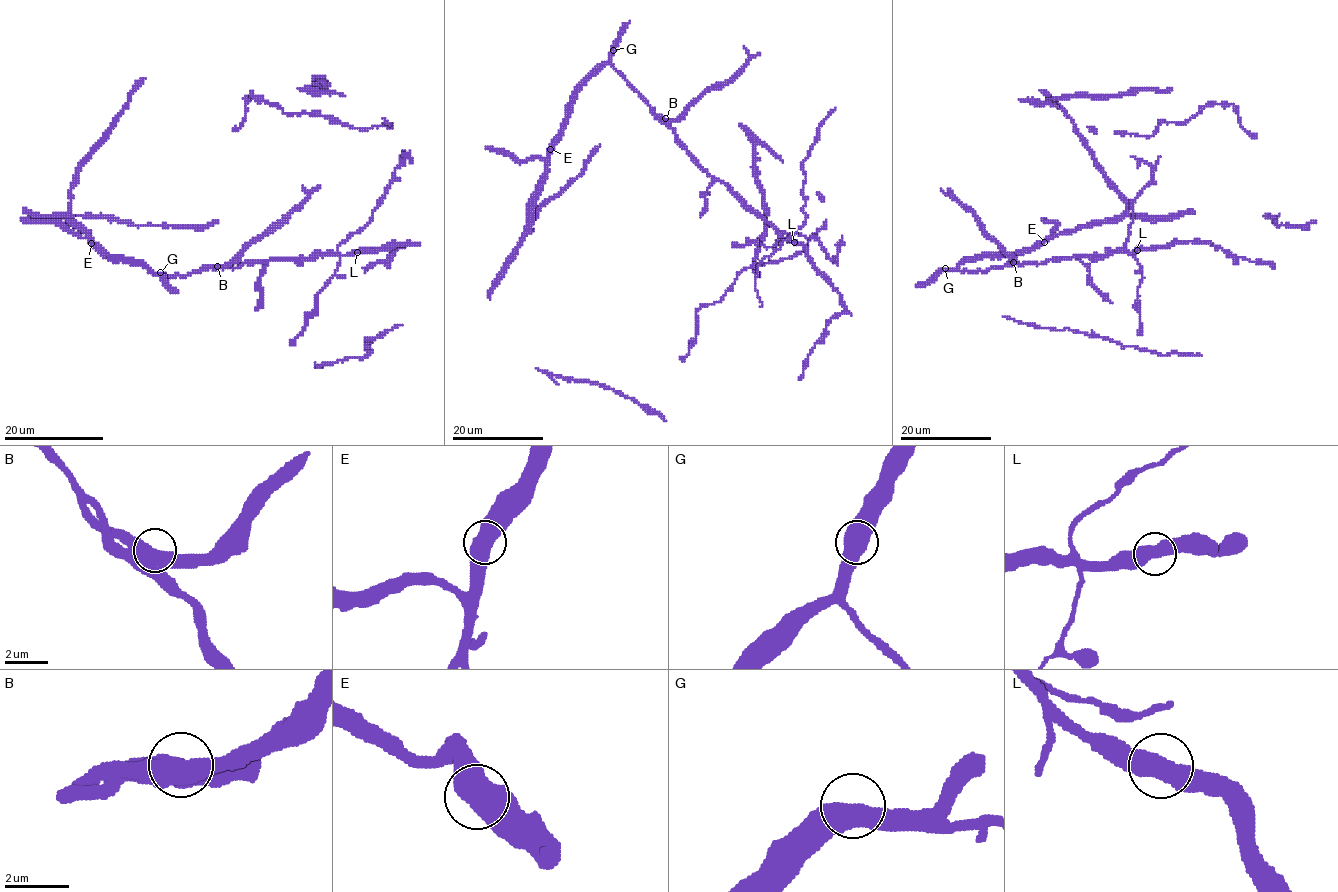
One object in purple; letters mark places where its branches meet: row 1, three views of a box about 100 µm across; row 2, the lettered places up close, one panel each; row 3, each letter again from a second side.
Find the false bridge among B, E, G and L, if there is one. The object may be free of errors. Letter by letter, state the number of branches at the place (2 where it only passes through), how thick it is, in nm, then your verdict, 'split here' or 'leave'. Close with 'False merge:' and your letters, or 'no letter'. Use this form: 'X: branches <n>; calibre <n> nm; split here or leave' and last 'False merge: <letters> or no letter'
B: branches 2; calibre 600 nm; leave
E: branches 2; calibre 550 nm; leave
G: branches 2; calibre 600 nm; leave
L: branches 2; calibre 600 nm; leave
False merge: no letter

